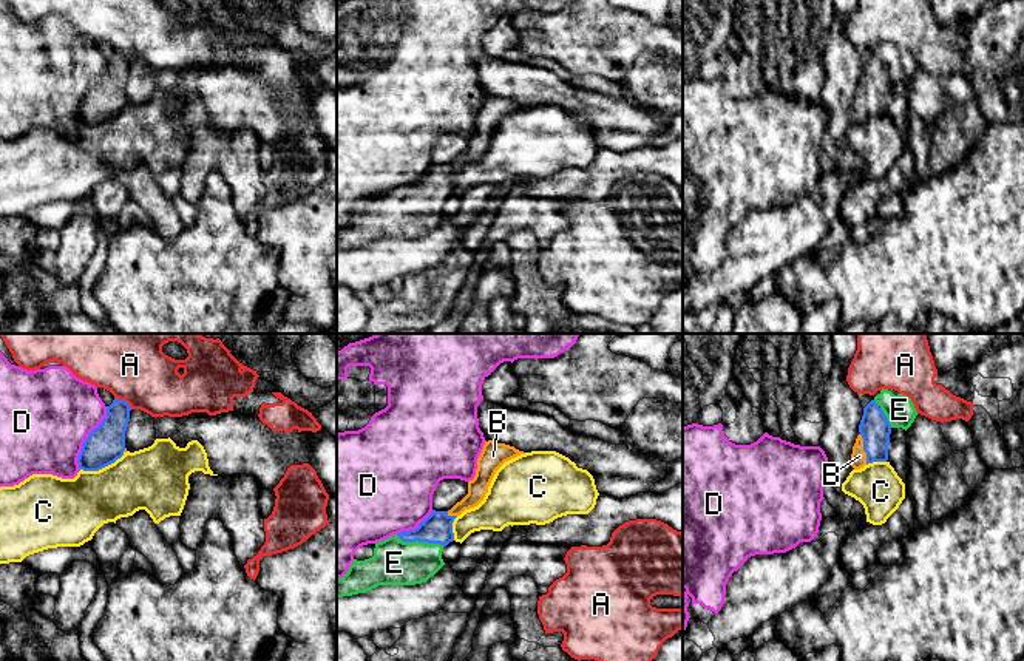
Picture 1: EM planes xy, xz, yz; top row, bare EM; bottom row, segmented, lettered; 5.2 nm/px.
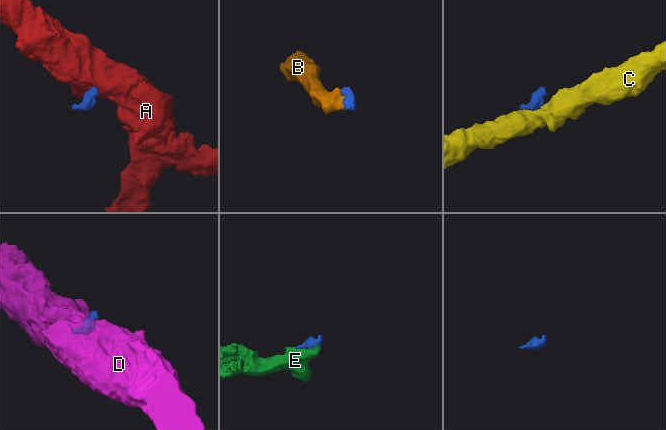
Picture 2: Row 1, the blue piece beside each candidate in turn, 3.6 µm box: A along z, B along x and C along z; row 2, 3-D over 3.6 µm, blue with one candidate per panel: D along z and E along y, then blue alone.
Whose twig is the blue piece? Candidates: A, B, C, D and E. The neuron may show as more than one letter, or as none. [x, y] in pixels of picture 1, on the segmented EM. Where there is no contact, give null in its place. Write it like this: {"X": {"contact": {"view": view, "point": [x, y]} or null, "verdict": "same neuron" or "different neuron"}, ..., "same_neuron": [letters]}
{"A": {"contact": {"view": "xy", "point": [124, 400]}, "verdict": "different neuron"}, "B": {"contact": {"view": "yz", "point": [864, 450]}, "verdict": "same neuron"}, "C": {"contact": {"view": "xy", "point": [102, 467]}, "verdict": "different neuron"}, "D": {"contact": {"view": "xy", "point": [87, 437]}, "verdict": "different neuron"}, "E": {"contact": {"view": "xz", "point": [420, 541]}, "verdict": "same neuron"}, "same_neuron": ["B", "E"]}

